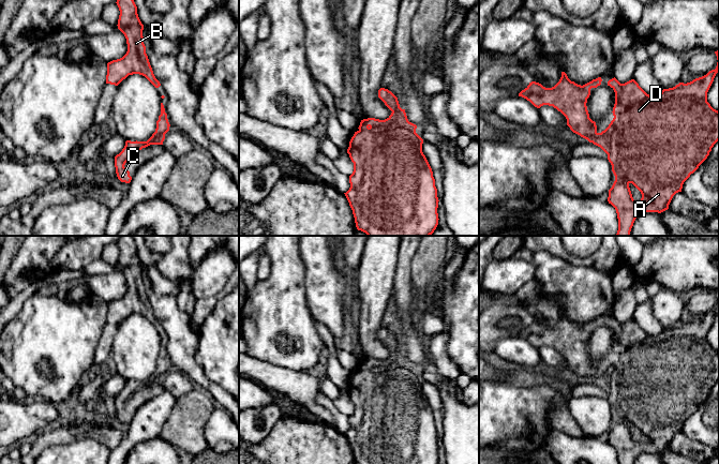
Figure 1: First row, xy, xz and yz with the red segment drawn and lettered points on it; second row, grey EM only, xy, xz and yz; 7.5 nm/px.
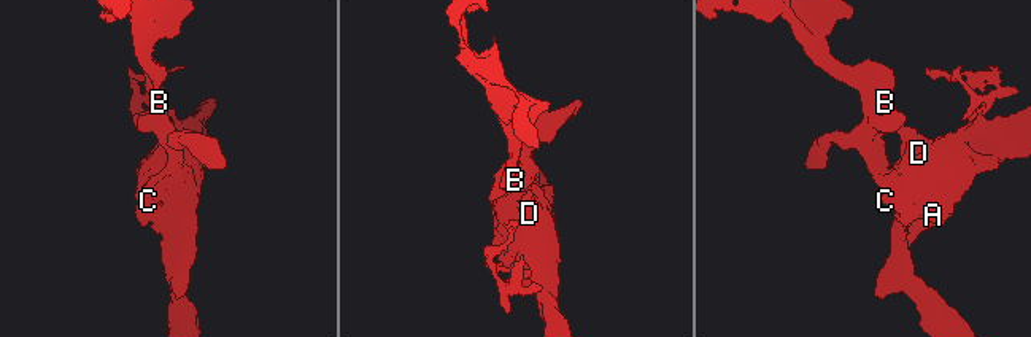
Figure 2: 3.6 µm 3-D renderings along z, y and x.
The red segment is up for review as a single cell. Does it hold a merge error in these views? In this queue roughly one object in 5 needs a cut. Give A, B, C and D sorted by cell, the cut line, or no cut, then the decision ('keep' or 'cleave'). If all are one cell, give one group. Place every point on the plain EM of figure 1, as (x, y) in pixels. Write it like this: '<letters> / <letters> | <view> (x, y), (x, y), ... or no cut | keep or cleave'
A B C D | no cut | keep

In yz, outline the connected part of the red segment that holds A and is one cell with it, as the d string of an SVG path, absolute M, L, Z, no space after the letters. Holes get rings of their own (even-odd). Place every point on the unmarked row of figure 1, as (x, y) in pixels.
M719 290L715 294L718 300L715 310L690 323L679 323L673 328L663 329L656 336L647 334L634 319L625 324L620 324L615 317L610 319L608 326L615 332L615 344L612 351L614 358L601 373L597 372L596 362L589 358L586 346L590 329L601 325L601 317L581 326L571 321L567 314L561 312L561 317L554 327L545 328L539 323L531 321L519 333L519 336L526 339L537 348L543 345L553 346L566 357L567 365L573 373L600 387L608 394L608 400L615 416L615 421L609 430L608 441L616 450L618 464L633 464L636 456L642 452L661 453L668 450L673 436L681 432L684 422L707 399L711 388L719 380L719 351L707 342L707 332L719 312ZM630 423L642 434L639 441L632 437Z

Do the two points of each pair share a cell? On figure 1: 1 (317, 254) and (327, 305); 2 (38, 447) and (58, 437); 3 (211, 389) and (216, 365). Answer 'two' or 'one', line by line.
1: one
2: one
3: two

